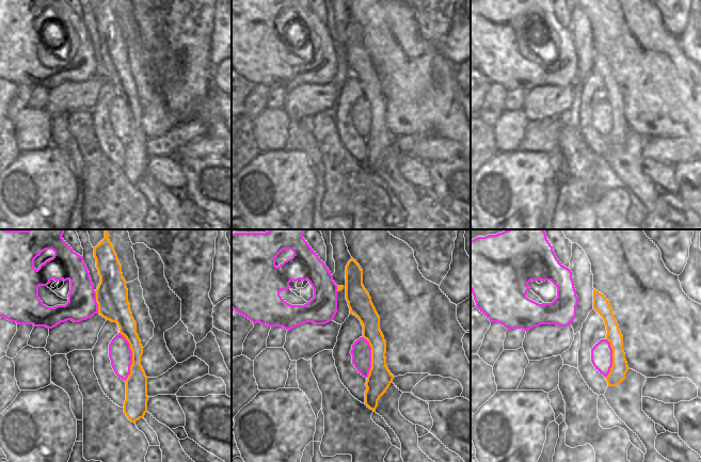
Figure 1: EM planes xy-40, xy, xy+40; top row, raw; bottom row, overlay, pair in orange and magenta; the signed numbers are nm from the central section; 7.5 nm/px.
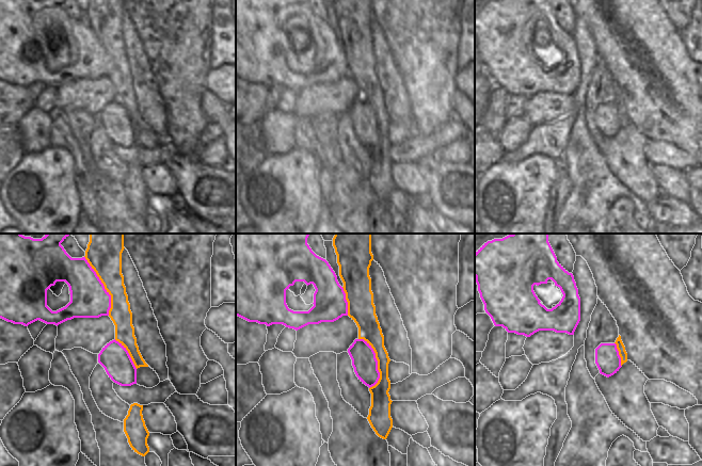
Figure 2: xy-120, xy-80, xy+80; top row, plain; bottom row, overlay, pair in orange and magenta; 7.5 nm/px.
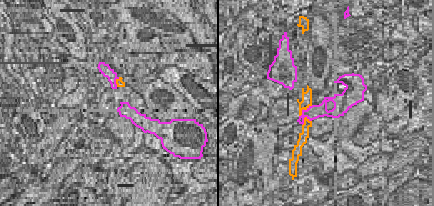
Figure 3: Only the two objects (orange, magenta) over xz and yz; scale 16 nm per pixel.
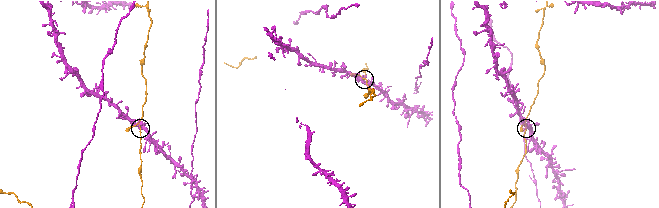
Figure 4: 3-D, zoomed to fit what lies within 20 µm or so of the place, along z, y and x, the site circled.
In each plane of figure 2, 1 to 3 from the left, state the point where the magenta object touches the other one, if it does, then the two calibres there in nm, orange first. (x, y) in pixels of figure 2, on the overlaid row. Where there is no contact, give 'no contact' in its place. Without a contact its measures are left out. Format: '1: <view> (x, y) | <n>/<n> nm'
1: xy-120 (104, 285) | 260/280 nm
2: xy-80 (378, 363) | 160/190 nm
3: xy+80 (619, 354) | 60/190 nm

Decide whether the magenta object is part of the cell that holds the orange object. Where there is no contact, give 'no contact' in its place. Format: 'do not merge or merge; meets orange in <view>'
do not merge; meets orange in xy-40

